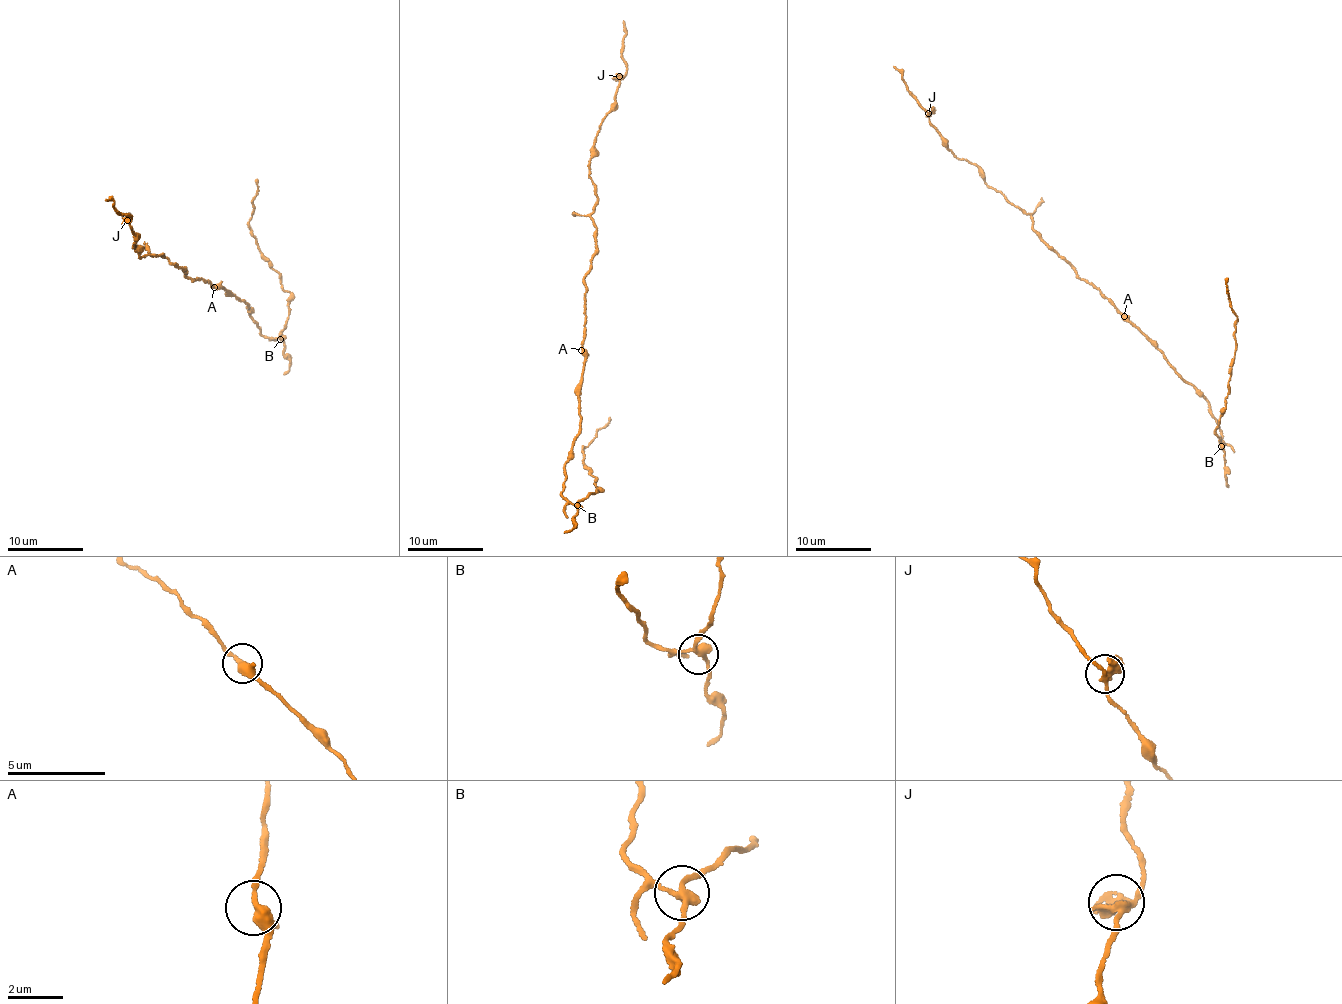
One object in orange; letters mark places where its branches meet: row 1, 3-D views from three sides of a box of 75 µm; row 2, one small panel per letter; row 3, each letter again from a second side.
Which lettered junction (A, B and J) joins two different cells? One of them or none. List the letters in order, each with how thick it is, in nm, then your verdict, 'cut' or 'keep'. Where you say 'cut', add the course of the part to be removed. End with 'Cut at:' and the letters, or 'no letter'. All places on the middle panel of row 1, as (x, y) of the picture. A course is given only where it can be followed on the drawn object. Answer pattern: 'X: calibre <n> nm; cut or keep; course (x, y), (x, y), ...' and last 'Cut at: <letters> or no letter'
A: calibre 300 nm; keep
B: calibre 260 nm; cut; course (576, 505), (591, 492), (601, 489), (595, 486), (596, 480), (583, 463), (583, 448), (608, 424), (609, 417)
J: calibre 280 nm; keep
Cut at: B

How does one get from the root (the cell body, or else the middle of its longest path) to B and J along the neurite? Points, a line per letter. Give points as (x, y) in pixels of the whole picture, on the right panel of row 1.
B: (1128, 320), (1151, 338), (1169, 363), (1204, 397), (1220, 429), (1221, 447)
J: (1128, 320), (1043, 244), (1030, 215), (989, 188), (975, 165), (954, 155), (928, 113)

